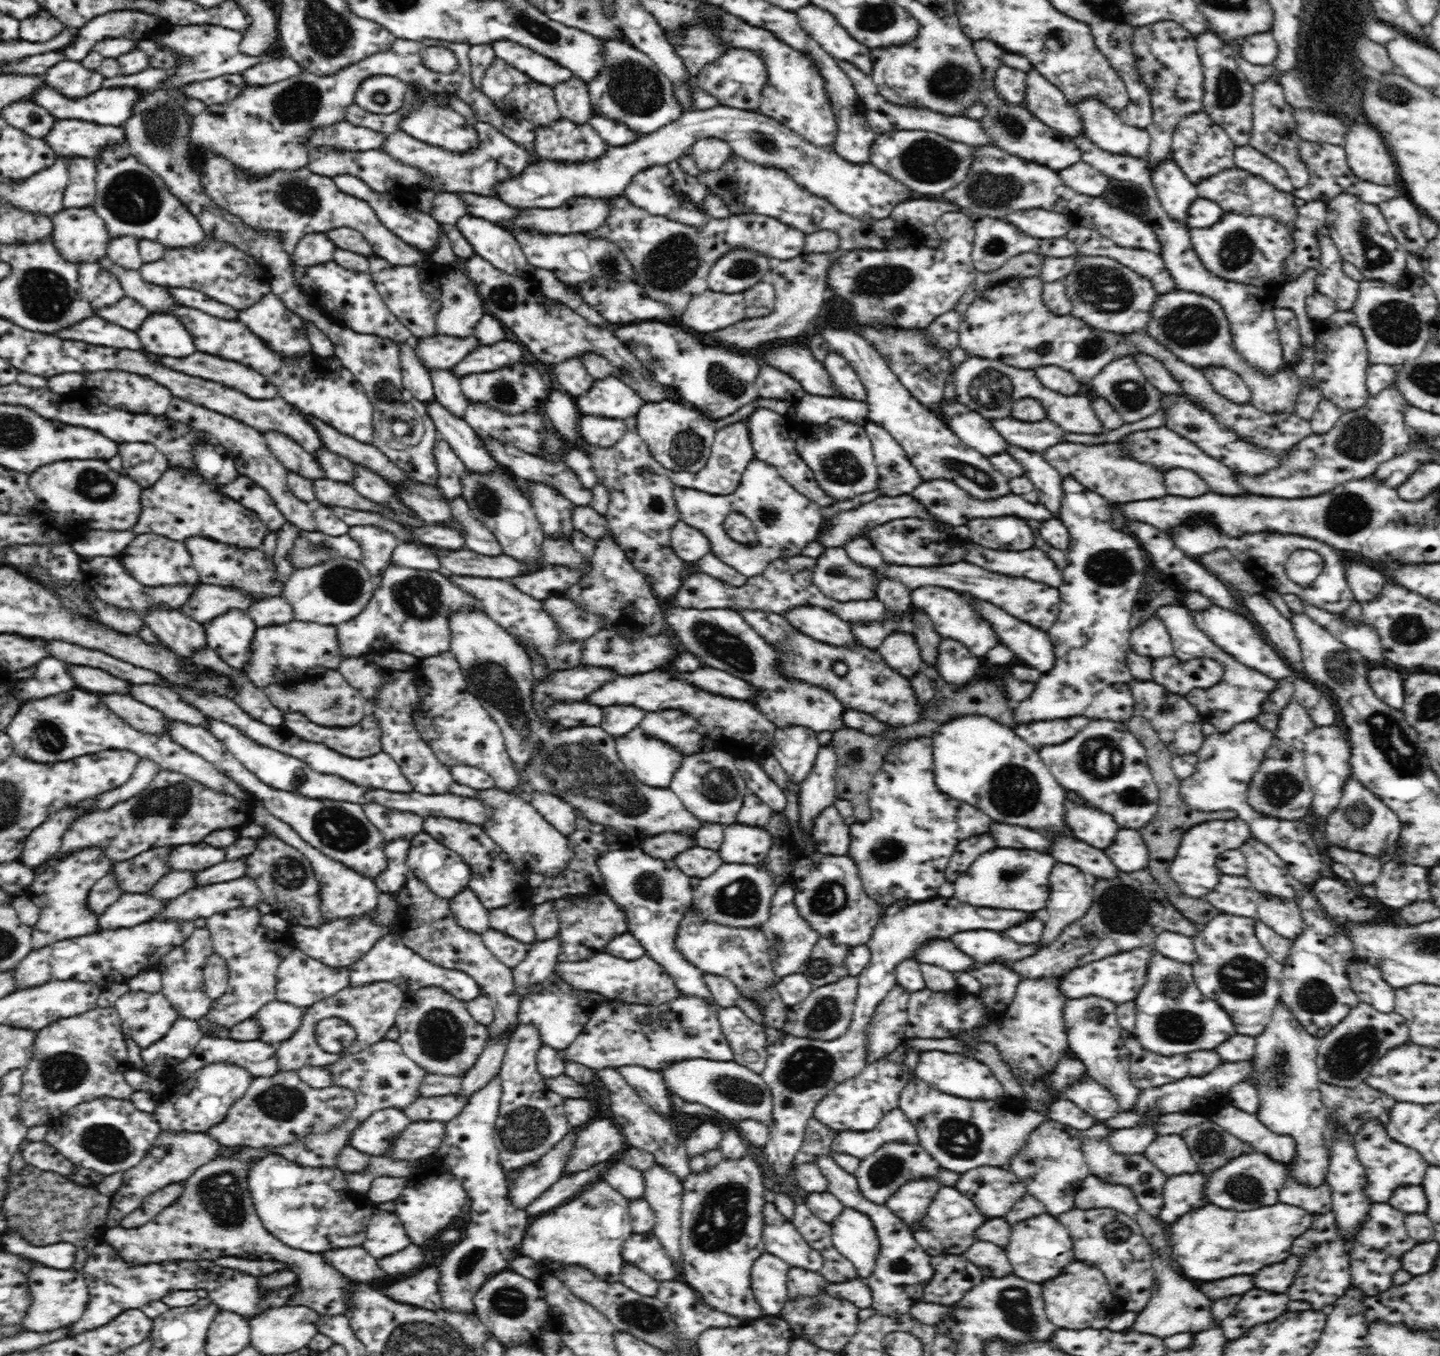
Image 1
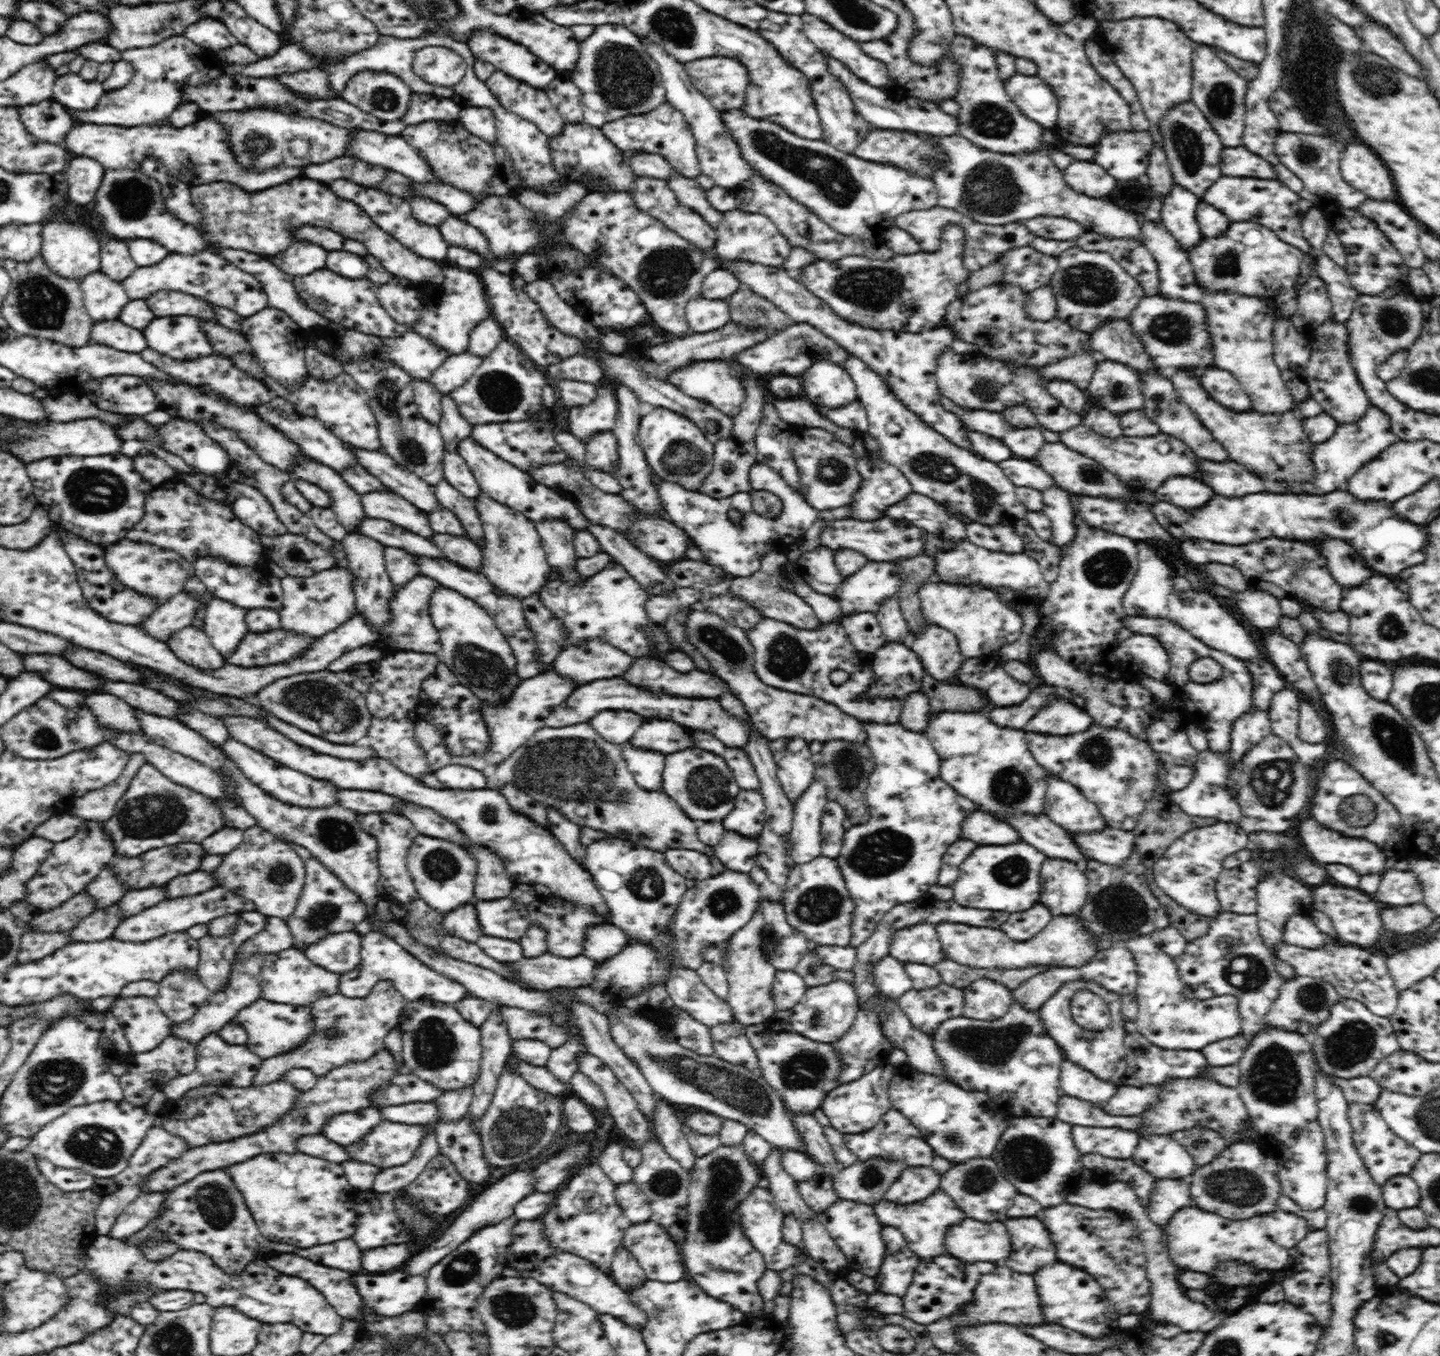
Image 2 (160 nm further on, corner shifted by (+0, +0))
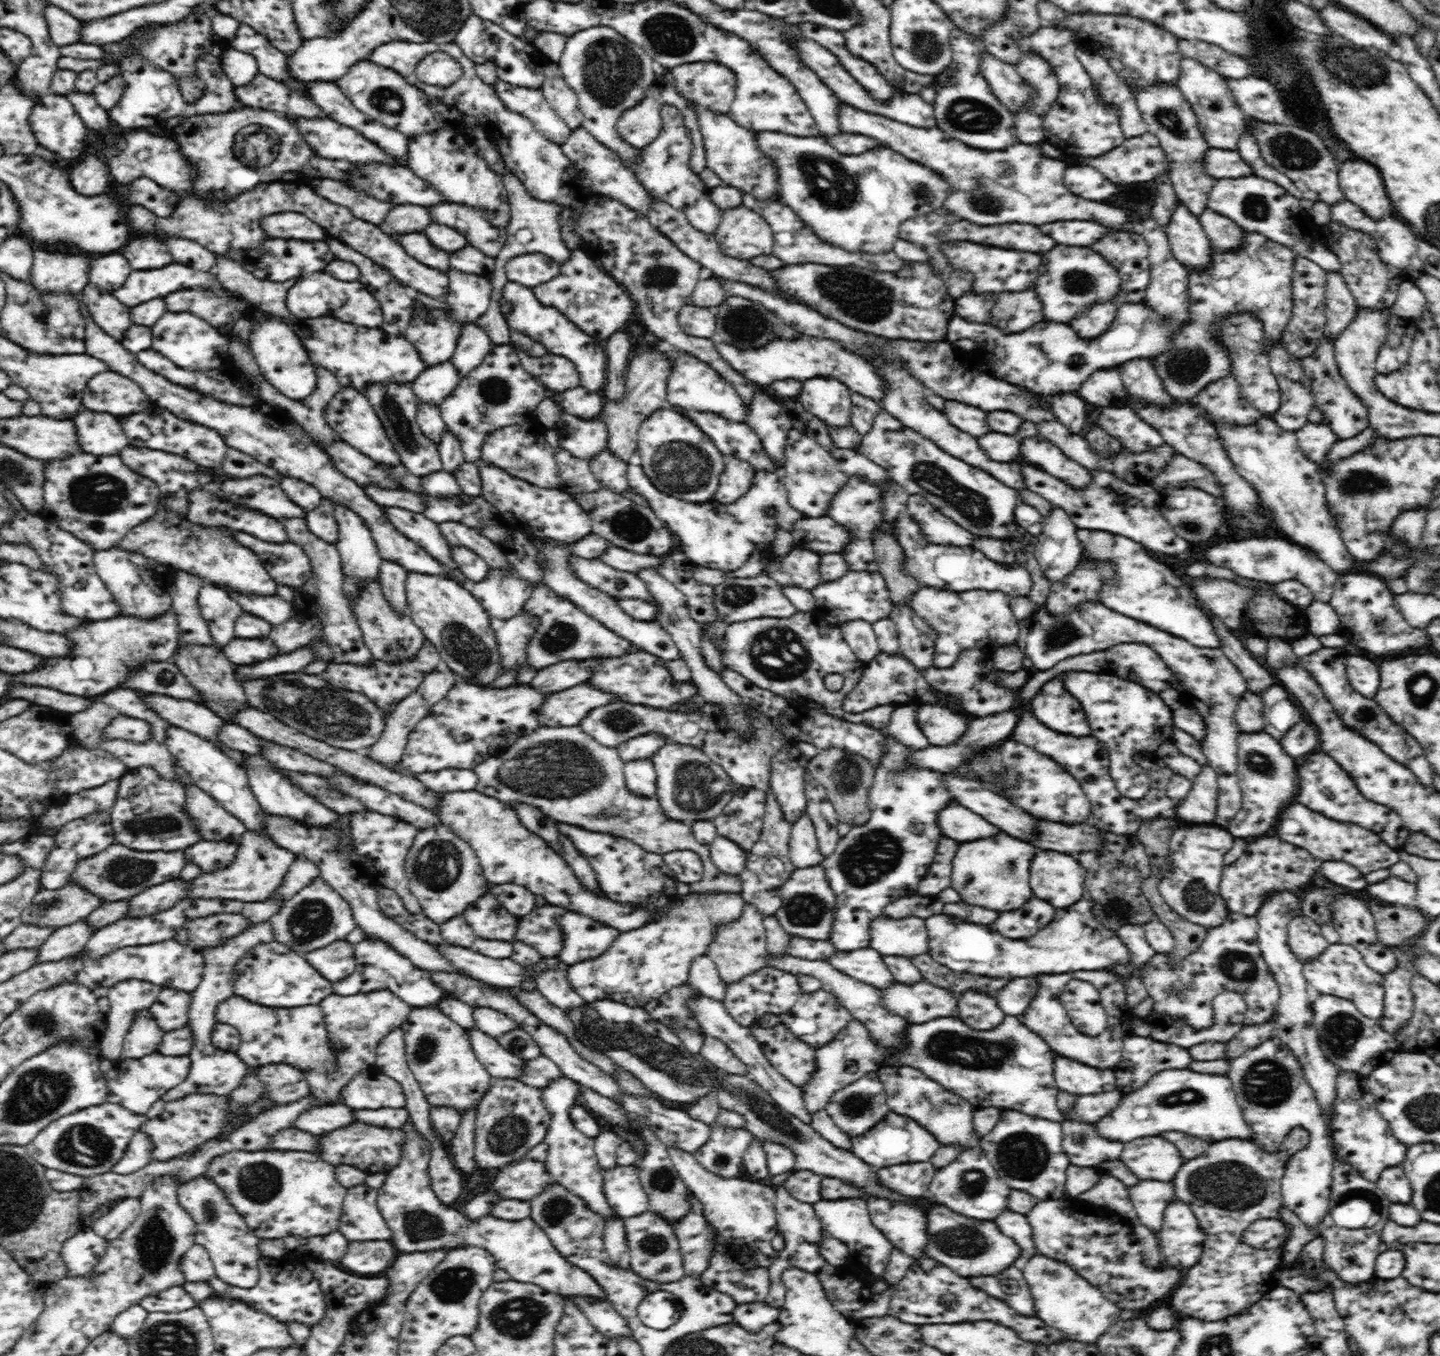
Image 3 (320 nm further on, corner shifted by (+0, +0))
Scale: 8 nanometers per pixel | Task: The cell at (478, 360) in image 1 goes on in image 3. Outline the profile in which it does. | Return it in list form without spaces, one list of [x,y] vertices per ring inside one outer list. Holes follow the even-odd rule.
[[[448,360],[423,370],[409,385],[420,403],[439,406],[460,381],[456,367]]]

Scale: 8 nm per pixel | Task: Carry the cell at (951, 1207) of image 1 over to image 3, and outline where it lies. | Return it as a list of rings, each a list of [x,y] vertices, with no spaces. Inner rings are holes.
[[[868,1197],[867,1207],[872,1224],[893,1244],[914,1260],[924,1255],[926,1246],[926,1214],[920,1206],[894,1204],[880,1198]]]

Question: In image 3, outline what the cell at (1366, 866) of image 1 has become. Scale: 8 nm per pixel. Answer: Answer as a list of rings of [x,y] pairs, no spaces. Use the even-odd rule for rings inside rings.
[[[1298,802],[1286,806],[1286,810],[1280,812],[1278,824],[1276,824],[1276,834],[1280,838],[1284,838],[1284,842],[1296,844],[1320,860],[1344,860],[1344,862],[1356,866],[1362,874],[1368,874],[1368,872],[1374,872],[1380,868],[1390,868],[1396,862],[1400,862],[1398,852],[1394,848],[1390,848],[1378,834],[1374,834],[1358,824],[1328,820],[1322,814],[1316,814]]]

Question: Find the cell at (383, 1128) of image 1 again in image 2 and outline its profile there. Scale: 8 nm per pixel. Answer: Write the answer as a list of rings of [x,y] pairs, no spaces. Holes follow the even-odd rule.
[[[368,1107],[356,1112],[345,1112],[333,1116],[322,1125],[325,1138],[332,1140],[344,1148],[352,1146],[358,1140],[364,1140],[366,1134],[384,1121],[376,1107]]]

